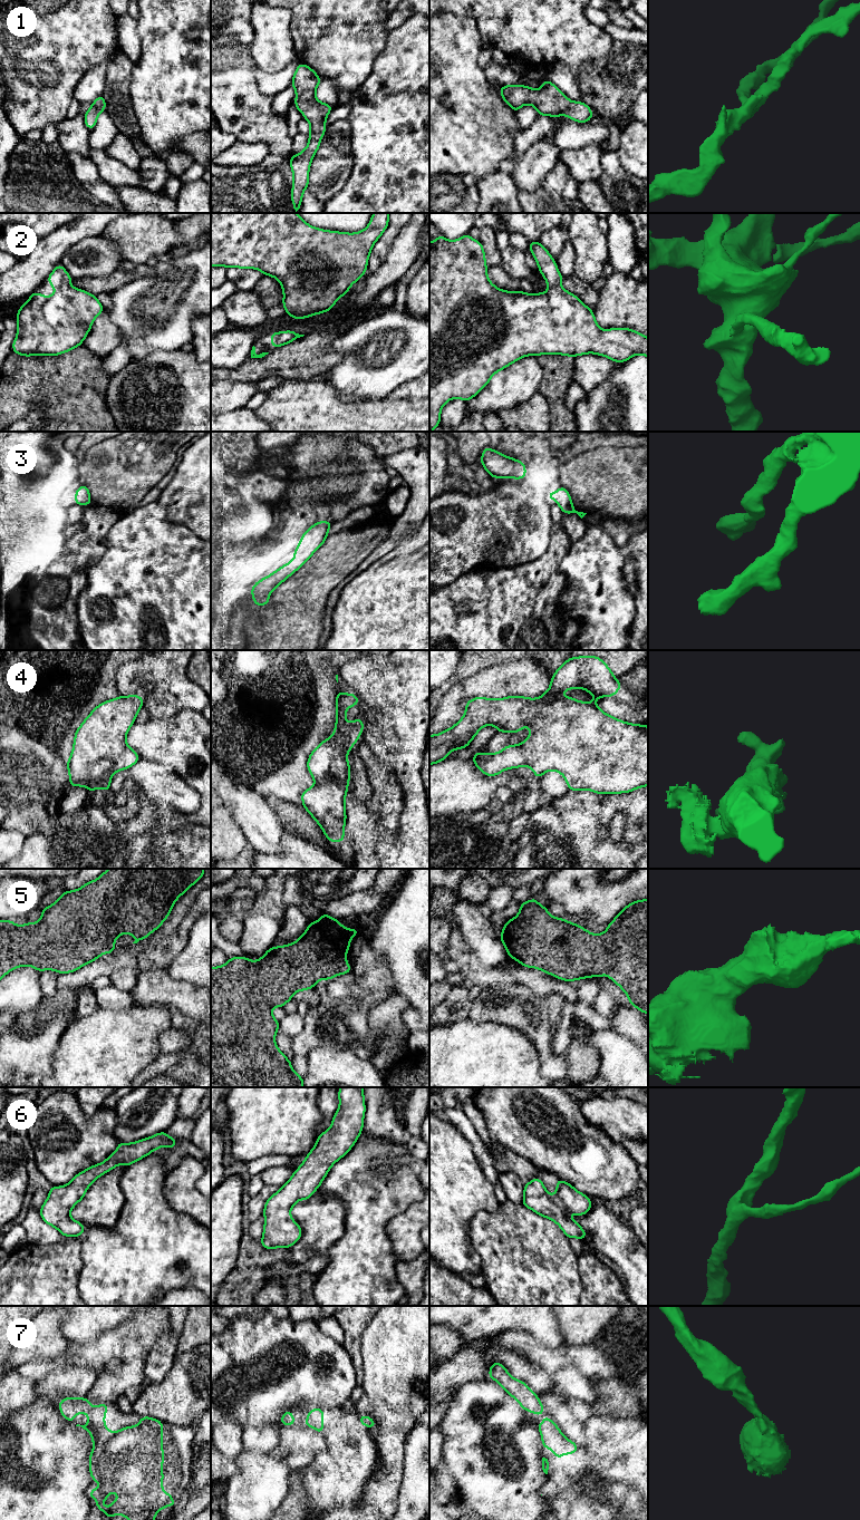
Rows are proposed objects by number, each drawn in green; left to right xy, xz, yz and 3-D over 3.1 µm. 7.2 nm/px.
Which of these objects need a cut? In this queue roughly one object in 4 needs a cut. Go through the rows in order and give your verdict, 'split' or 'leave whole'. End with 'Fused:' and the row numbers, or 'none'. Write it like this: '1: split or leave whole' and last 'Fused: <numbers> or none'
1: leave whole
2: leave whole
3: leave whole
4: leave whole
5: leave whole
6: leave whole
7: leave whole
Fused: none

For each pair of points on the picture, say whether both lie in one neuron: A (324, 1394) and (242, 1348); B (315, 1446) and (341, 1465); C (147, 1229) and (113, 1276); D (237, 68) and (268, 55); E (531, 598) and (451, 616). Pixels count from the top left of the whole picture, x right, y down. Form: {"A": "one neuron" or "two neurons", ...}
{"A": "one neuron", "B": "two neurons", "C": "one neuron", "D": "two neurons", "E": "one neuron"}

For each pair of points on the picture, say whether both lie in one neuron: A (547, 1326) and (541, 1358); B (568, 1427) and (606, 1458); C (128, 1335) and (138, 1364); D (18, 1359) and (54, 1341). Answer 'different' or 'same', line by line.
A: different
B: different
C: different
D: same

